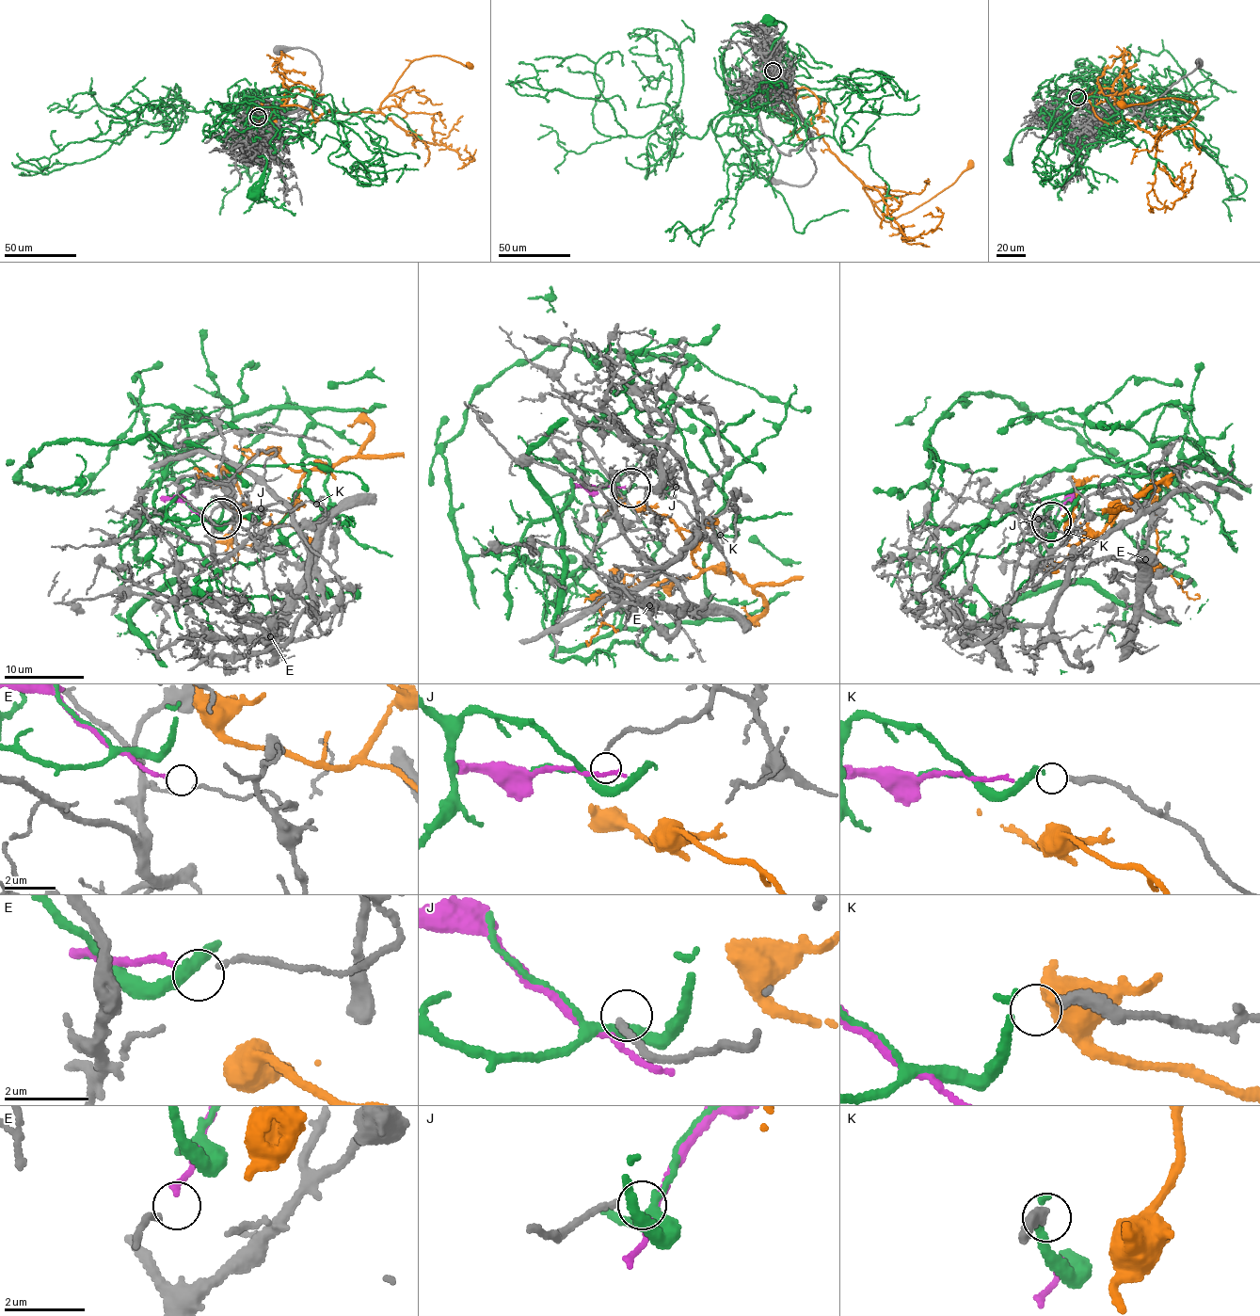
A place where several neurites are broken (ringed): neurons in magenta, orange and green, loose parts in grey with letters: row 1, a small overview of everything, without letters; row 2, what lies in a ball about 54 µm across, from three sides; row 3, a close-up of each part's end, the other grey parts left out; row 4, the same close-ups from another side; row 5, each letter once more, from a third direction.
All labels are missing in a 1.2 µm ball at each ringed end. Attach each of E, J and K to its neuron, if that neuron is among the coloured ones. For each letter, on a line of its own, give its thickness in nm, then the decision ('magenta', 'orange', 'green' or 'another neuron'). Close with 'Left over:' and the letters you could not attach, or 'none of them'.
E: 110 nm thick; magenta
J: 140 nm thick; another neuron
K: 280 nm thick; green
Left over: J

